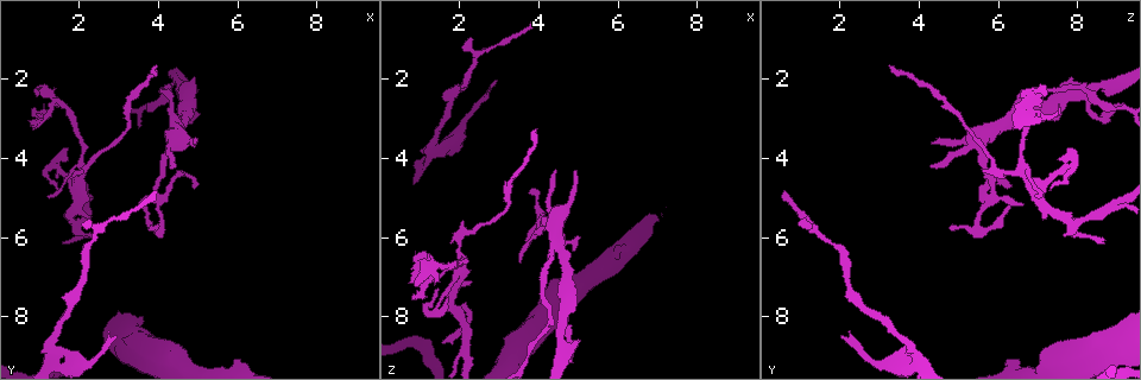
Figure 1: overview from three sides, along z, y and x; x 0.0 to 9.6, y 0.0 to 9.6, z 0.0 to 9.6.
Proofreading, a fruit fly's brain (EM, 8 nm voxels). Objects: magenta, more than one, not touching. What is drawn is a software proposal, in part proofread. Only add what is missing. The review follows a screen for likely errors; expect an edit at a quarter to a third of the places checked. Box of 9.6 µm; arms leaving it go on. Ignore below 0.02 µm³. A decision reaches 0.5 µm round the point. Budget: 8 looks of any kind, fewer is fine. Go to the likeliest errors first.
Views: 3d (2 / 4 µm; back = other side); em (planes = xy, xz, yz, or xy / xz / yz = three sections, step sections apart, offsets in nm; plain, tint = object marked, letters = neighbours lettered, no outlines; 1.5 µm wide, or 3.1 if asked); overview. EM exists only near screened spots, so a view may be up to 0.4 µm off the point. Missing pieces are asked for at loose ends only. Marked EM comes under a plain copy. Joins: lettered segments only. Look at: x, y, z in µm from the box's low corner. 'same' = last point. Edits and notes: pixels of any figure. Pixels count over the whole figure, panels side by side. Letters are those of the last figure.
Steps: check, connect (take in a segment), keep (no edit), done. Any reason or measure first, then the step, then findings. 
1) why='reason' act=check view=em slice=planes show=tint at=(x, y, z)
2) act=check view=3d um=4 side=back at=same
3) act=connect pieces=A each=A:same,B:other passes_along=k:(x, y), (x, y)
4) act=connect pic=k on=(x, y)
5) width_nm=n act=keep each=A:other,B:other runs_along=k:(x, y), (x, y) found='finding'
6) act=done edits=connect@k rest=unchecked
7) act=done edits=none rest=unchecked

why='an open end' act=check view=em slice=planes show=tint at=(4.95, 2.35, 8.65)

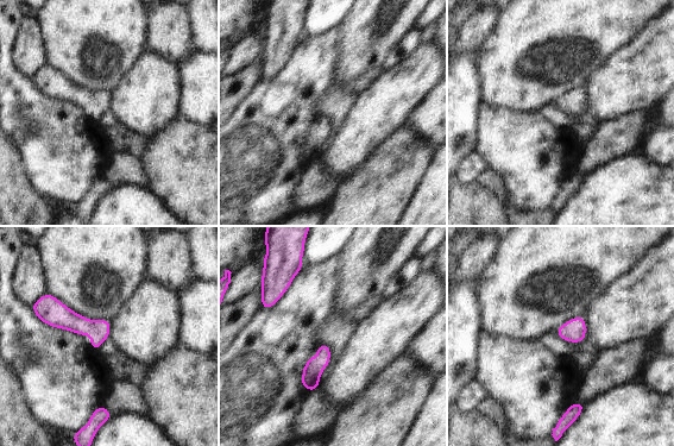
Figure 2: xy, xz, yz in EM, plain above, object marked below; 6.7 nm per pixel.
act=check view=em slice=planes show=letters at=same

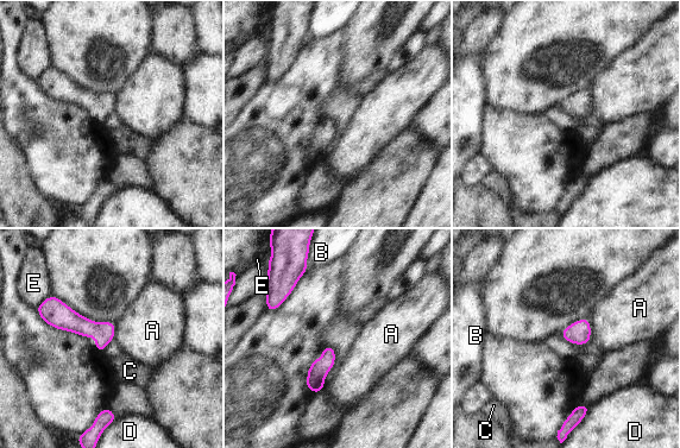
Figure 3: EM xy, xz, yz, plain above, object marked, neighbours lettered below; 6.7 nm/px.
act=keep each=A:other,B:other,C:other,D:other,E:other border=3:(587, 317), (591, 341) found='none of them fits'

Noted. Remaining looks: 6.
why='branch stops here' act=check view=em slice=planes show=letters at=(2.25, 5.70, 1.00)

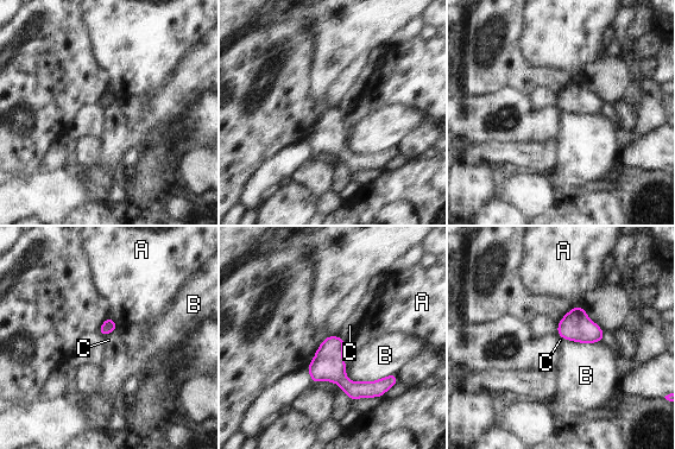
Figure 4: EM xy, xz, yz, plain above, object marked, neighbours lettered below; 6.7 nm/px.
longest_contact=B:360nm act=keep each=A:other,B:other,C:other runs_along=4:(310, 367), (351, 389), (393, 377) found='no lettered segment goes on from it'

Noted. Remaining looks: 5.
why='thin end' act=check view=em slice=planes show=letters at=(4.85, 4.75, 6.35)

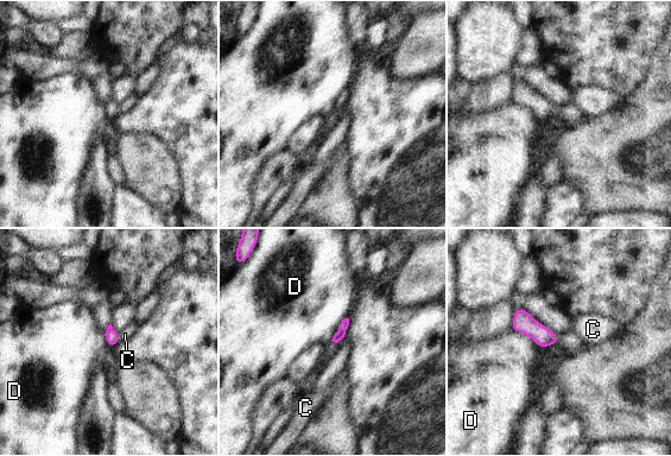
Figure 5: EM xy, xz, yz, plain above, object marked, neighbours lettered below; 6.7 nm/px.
act=keep each=C:other,D:other border=5:(523, 333), (529, 337) found='none of them fits'

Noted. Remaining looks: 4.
act=done edits=none rest=unchecked

